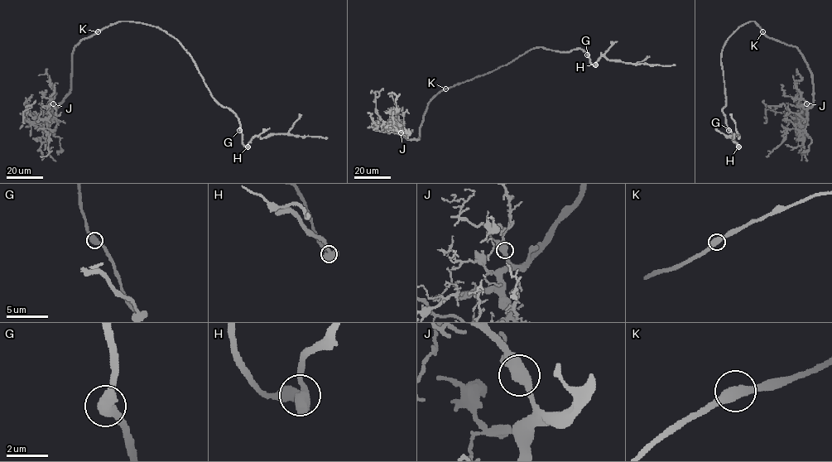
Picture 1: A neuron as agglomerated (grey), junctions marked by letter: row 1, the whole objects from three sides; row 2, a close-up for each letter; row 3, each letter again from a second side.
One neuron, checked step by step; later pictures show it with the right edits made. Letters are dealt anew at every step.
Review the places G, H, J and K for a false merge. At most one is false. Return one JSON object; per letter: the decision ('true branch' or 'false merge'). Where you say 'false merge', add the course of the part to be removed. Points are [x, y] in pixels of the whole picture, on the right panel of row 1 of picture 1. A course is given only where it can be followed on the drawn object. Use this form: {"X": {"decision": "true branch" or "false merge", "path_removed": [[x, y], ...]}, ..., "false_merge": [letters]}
{"G": {"decision": "true branch"}, "H": {"decision": "true branch"}, "J": {"decision": "true branch"}, "K": {"decision": "true branch"}, "false_merge": []}

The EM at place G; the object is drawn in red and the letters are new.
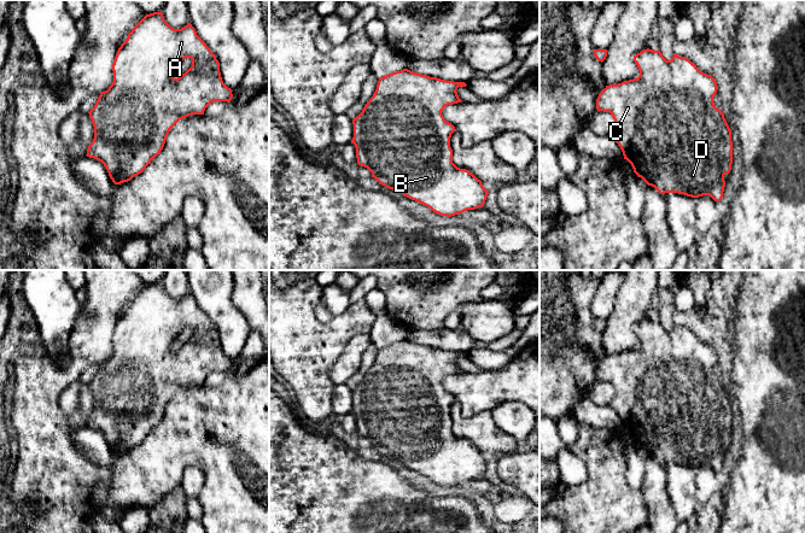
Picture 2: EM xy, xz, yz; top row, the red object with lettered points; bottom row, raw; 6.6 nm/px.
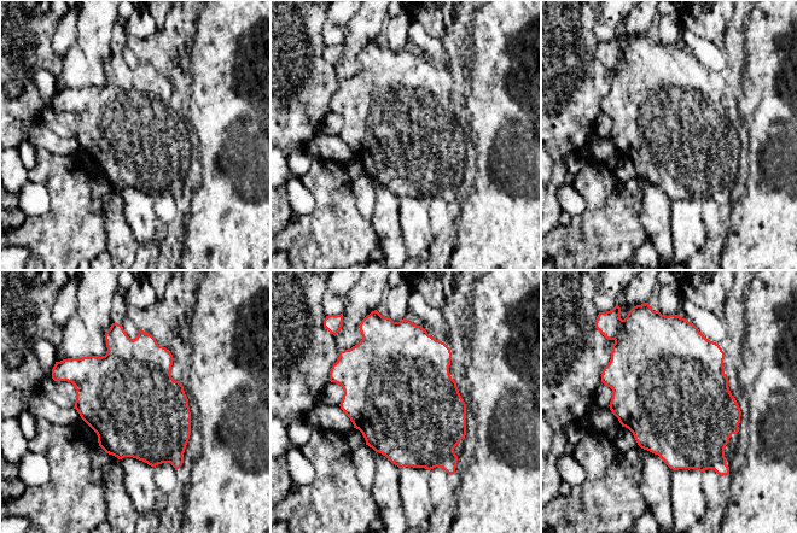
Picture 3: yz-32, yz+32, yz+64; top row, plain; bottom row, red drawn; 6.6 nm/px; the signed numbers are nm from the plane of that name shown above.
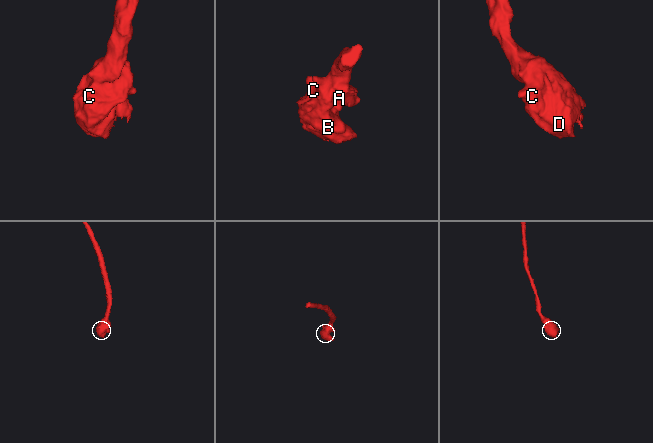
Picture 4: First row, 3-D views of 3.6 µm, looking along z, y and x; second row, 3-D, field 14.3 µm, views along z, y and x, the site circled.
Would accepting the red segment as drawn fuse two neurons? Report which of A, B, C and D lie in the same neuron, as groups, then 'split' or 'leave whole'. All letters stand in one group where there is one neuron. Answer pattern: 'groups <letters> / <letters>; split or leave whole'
groups A B C D; leave whole

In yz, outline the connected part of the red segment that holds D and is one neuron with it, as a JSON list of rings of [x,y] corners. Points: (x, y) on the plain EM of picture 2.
[[[647,318],[634,326],[634,332],[640,346],[606,356],[596,369],[596,380],[609,382],[614,390],[609,406],[618,414],[634,443],[660,464],[678,463],[692,468],[710,465],[714,472],[721,472],[725,457],[724,445],[731,440],[733,411],[724,383],[713,373],[717,352],[676,323],[671,330],[666,330],[660,321]]]

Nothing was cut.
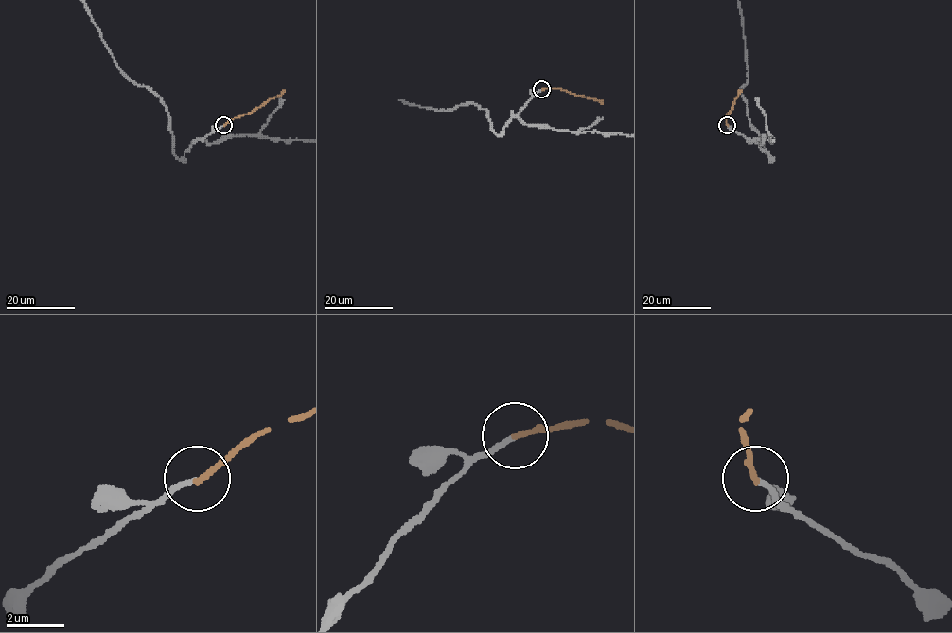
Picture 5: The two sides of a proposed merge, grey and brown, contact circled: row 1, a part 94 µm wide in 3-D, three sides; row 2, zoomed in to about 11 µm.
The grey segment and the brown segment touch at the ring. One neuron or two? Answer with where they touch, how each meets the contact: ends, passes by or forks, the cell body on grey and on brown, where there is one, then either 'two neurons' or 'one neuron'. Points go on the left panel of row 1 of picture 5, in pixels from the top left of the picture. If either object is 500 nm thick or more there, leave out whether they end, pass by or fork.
at (223, 125); grey ends there; brown ends there; no cell body on grey; no cell body on brown; one neuron

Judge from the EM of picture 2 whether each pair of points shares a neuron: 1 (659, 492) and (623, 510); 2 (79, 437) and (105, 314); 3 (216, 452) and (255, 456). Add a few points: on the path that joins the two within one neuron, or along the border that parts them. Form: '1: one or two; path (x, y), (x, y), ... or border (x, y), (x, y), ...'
1: two; border (641, 488), (647, 520)
2: two; border (85, 425), (73, 434), (73, 441), (81, 455)
3: one; path (203, 433), (204, 422), (234, 435)

